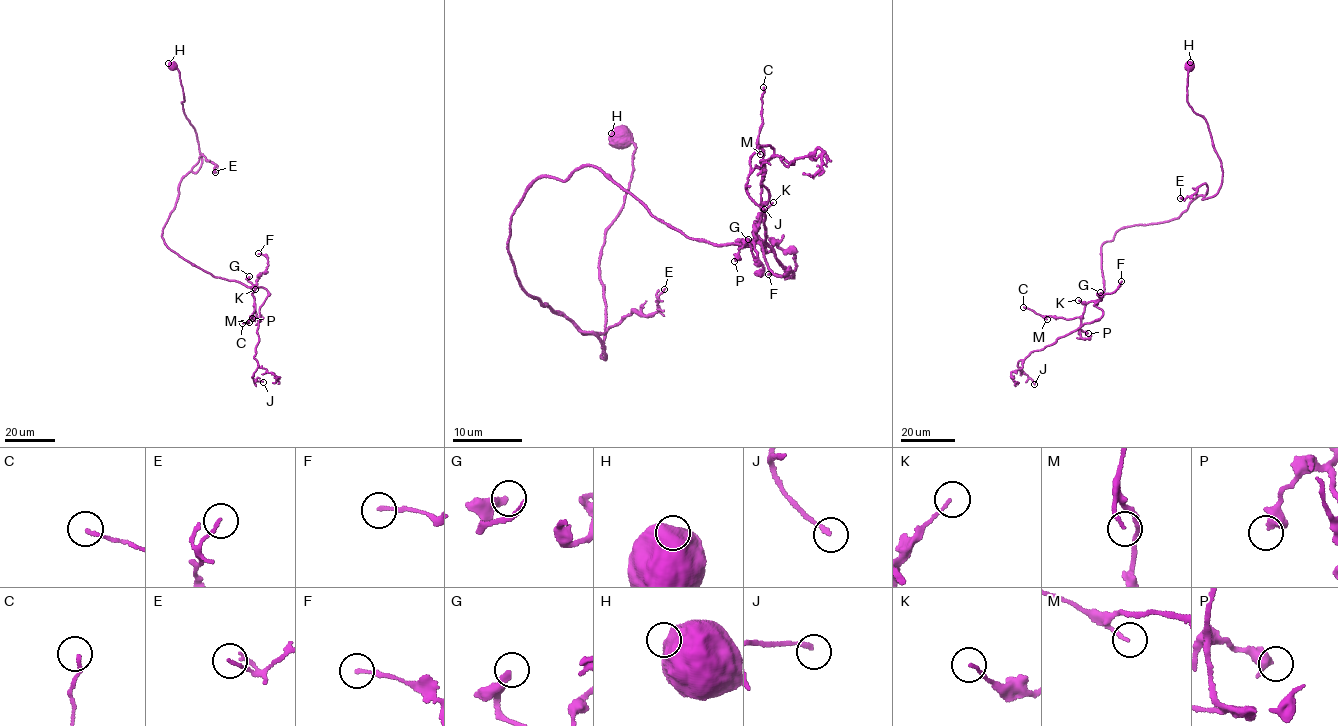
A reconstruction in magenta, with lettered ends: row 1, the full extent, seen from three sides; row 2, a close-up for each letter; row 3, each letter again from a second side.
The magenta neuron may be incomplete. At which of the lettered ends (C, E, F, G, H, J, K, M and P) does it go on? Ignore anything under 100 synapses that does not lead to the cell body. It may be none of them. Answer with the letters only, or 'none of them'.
none of them

